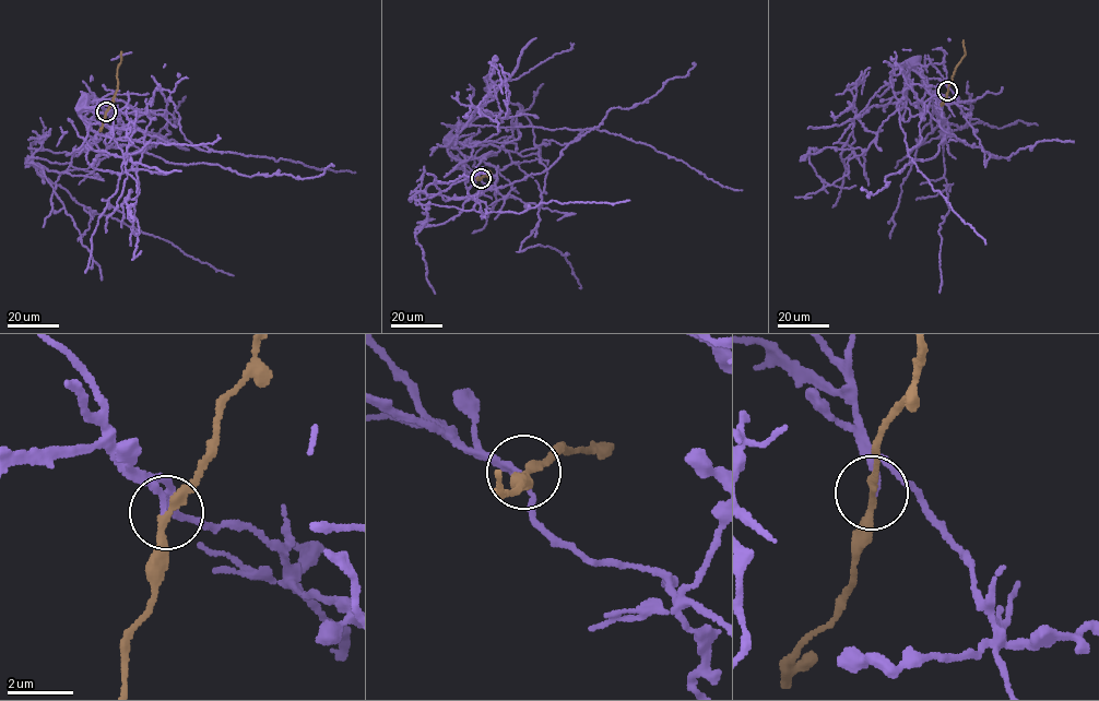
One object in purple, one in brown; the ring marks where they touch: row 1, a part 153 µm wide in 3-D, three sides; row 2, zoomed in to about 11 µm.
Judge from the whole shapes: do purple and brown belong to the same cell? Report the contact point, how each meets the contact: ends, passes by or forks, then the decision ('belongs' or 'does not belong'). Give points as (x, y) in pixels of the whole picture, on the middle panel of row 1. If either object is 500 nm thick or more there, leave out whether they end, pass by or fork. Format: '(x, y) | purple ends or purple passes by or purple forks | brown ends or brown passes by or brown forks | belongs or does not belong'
(481, 178) | purple passes by | brown passes by | does not belong

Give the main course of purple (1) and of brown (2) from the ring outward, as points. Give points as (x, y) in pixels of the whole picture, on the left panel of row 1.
1: (105, 111), (92, 107), (84, 116), (113, 109), (123, 127), (87, 168), (27, 162), (94, 213), (233, 275)
2: (105, 111), (118, 88), (121, 51)

